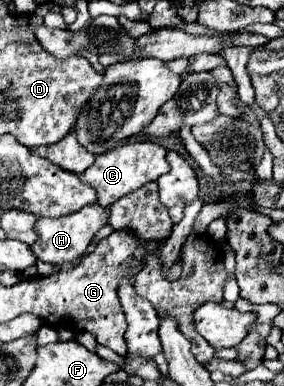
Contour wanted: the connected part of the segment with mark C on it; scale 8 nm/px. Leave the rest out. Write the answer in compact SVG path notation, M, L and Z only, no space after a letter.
M132 141L114 147L114 151L108 151L106 155L98 155L96 161L82 173L80 179L98 191L100 207L110 207L114 201L140 189L144 183L156 181L160 175L168 171L170 167L166 163L166 149L162 145L154 141Z

